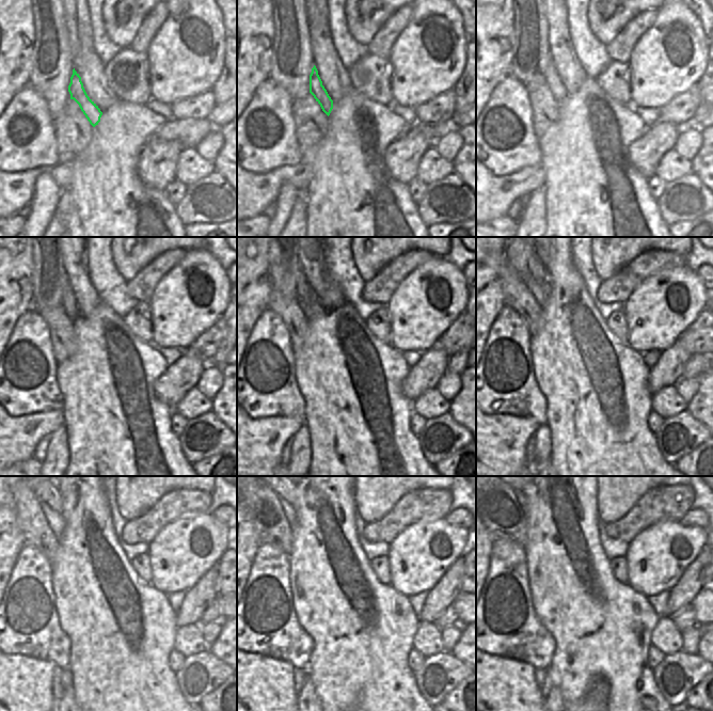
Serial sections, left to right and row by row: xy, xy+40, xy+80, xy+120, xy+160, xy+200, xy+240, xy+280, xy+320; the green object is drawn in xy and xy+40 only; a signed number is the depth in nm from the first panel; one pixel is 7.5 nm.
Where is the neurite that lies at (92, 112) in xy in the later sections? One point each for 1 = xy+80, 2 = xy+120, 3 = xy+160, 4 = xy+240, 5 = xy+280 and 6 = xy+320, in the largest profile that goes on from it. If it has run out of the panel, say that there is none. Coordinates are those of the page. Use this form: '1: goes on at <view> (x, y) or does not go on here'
1: goes on at xy+80 (553, 80)
2: goes on at xy+120 (69, 305)
3: goes on at xy+160 (305, 296)
4: goes on at xy+240 (50, 500)
5: goes on at xy+280 (287, 498)
6: goes on at xy+320 (520, 498)

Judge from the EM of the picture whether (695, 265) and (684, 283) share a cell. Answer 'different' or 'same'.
different

